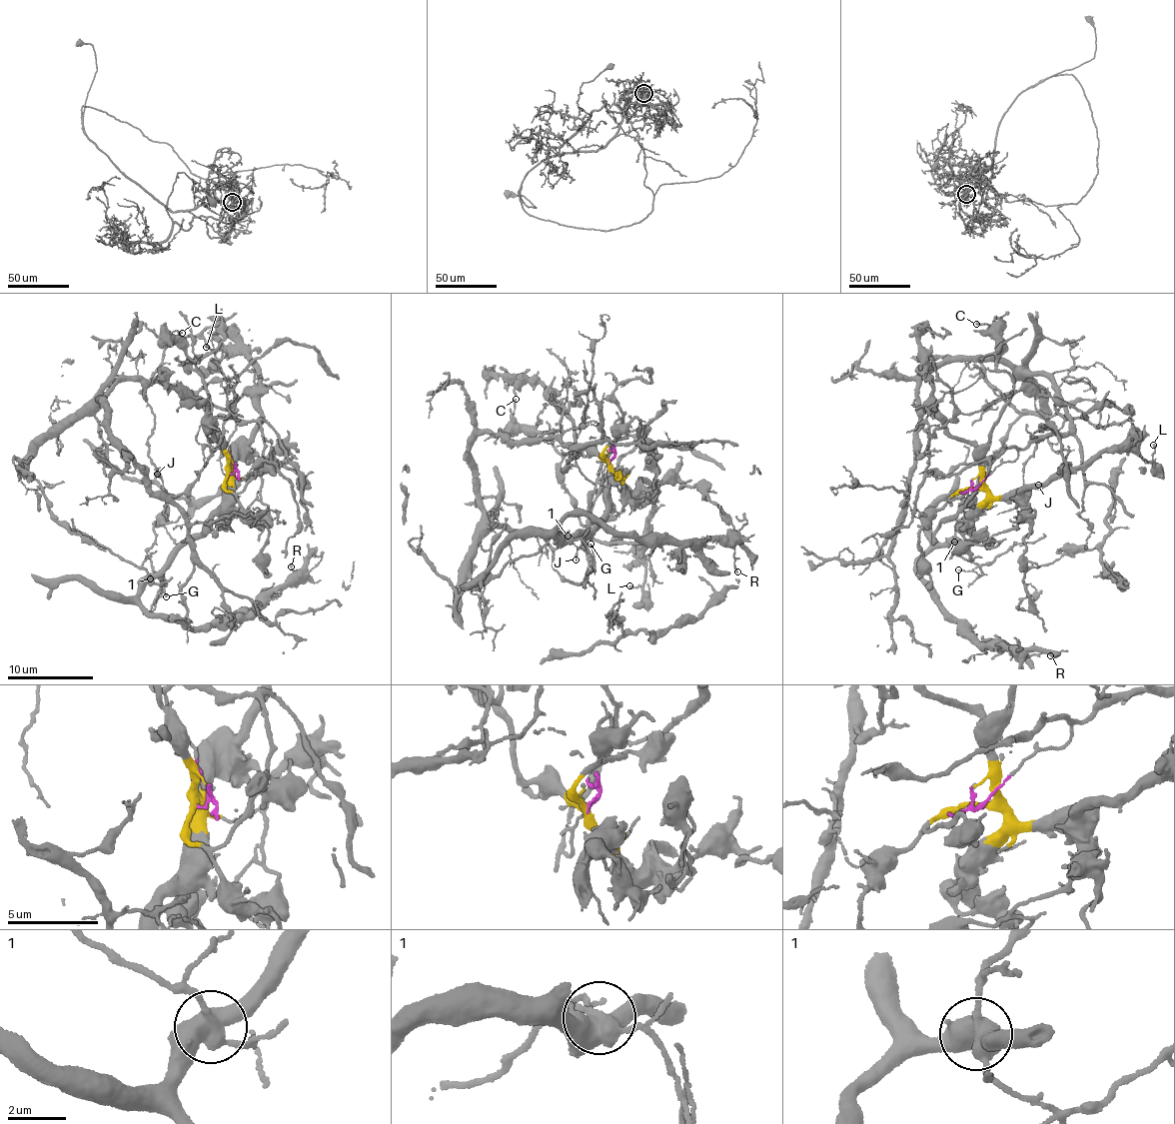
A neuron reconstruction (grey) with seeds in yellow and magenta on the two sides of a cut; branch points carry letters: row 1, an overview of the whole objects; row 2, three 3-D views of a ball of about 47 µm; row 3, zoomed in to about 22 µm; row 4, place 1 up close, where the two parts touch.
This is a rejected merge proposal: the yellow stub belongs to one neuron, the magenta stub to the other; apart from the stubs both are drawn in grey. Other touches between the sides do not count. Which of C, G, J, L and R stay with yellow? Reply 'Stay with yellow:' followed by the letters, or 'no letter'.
Stay with yellow: C, L, R

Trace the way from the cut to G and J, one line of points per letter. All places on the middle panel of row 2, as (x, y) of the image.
G: (608, 462), (582, 532), (492, 529), (455, 607), (554, 537), (579, 539), (592, 556), (589, 543)
J: (608, 462), (584, 531), (543, 534), (554, 549), (555, 540), (576, 546), (577, 560)

